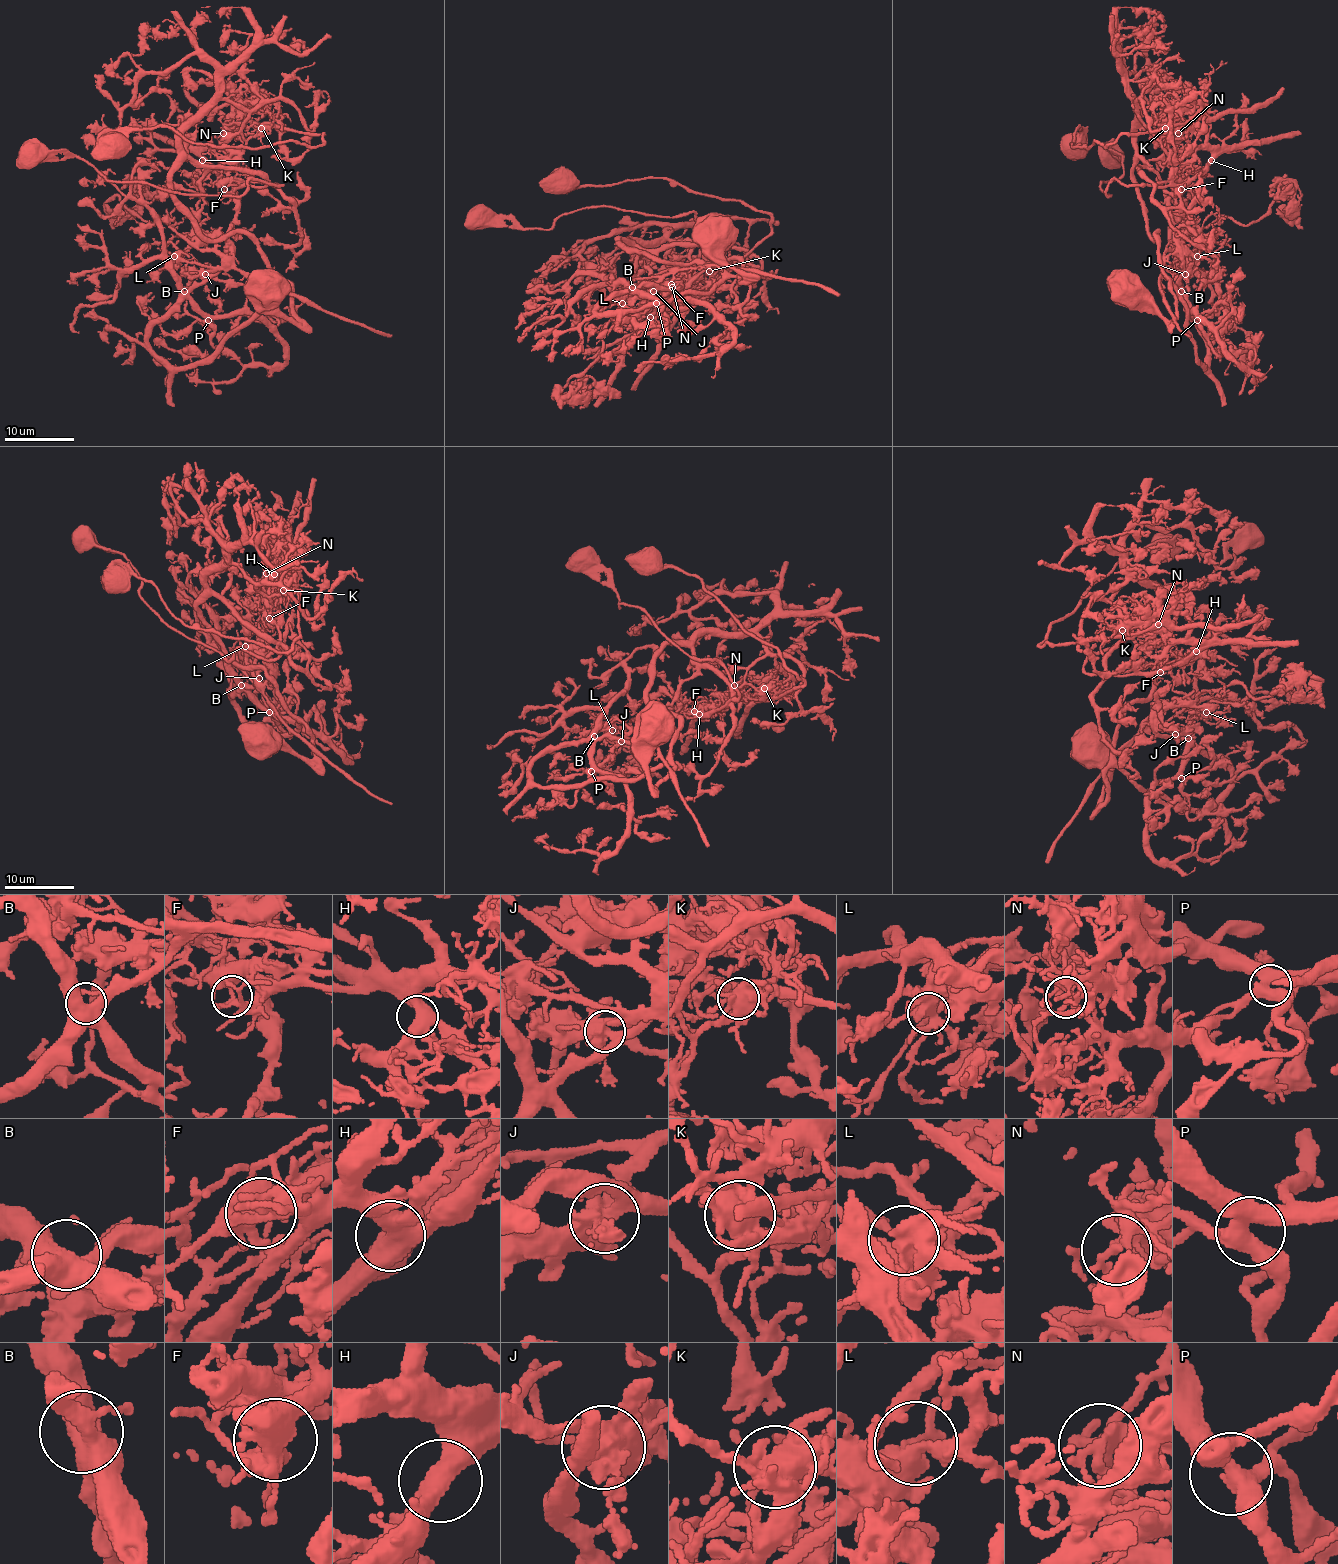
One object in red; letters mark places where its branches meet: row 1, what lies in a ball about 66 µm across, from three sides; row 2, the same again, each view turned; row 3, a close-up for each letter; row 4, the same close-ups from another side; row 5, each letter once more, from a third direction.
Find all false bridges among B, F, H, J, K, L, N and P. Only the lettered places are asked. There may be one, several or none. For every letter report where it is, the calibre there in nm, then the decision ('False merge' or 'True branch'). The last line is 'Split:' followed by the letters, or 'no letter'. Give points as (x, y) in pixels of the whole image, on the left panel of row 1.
B: Place: (184, 291). Thickness 600 nm. True branch
F: Place: (224, 189). Thickness 340 nm. False merge
H: Place: (202, 160). Thickness 480 nm. True branch
J: Place: (205, 274). Thickness 500 nm. False merge
K: Place: (261, 128). Thickness 550 nm. False merge
L: Place: (174, 256). Thickness 480 nm. True branch
N: Place: (223, 133). Thickness 240 nm. False merge
P: Place: (208, 320). Thickness 480 nm. True branch
Split: F, J, K, N

